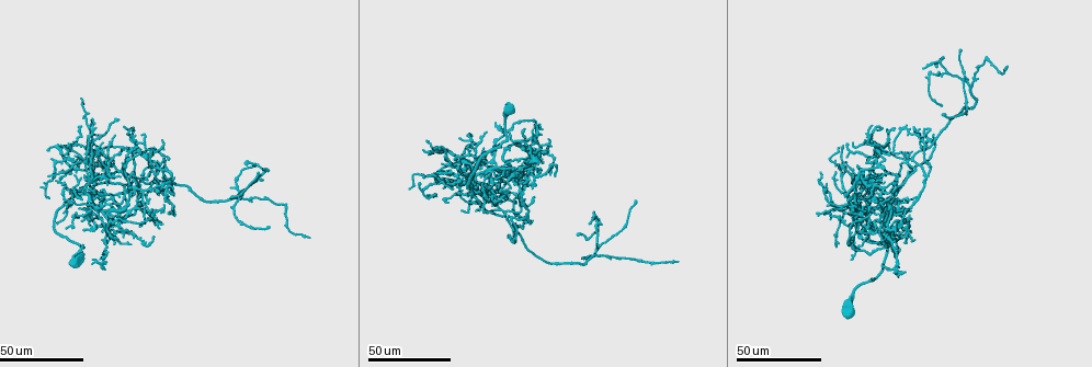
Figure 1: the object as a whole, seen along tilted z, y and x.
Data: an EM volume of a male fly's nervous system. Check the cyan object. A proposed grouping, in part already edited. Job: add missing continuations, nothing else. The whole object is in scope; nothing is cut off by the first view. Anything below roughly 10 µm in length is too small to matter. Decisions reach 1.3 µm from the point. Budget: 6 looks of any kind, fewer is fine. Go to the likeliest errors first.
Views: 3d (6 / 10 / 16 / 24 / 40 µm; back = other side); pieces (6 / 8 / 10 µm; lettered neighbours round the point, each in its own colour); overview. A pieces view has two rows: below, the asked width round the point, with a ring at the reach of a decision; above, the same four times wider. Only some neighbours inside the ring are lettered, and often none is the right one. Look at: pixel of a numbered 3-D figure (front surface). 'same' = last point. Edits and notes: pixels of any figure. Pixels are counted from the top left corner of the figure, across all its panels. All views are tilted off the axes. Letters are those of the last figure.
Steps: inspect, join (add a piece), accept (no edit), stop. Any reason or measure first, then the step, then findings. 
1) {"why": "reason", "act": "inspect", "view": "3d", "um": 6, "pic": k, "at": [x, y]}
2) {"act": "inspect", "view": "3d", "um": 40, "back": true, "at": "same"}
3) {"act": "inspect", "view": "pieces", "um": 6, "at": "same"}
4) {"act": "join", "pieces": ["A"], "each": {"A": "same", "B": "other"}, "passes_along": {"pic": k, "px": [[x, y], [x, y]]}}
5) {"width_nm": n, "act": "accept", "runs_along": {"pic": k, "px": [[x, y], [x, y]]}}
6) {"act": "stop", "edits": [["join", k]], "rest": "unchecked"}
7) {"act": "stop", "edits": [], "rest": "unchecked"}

{"why": "free end", "act": "inspect", "view": "3d", "um": 40, "pic": 1, "at": [135, 175]}

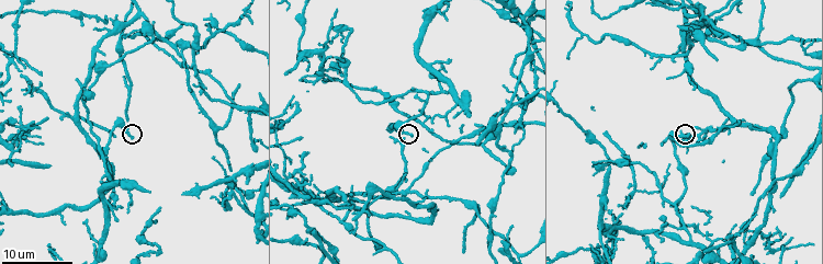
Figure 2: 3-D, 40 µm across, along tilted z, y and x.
{"act": "inspect", "view": "pieces", "um": 8, "pic": 2, "at": [131, 137]}

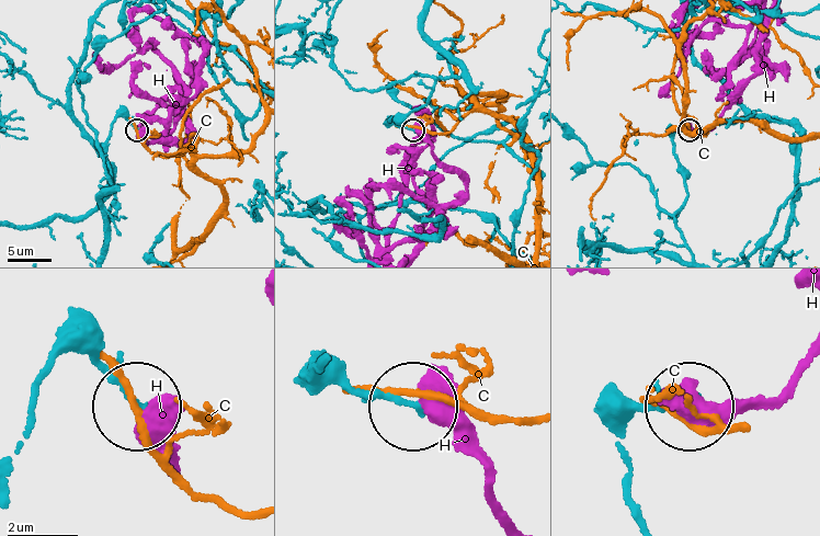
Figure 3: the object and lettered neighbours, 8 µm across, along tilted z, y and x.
{"act": "accept", "each": {"C": "other", "H": "other"}, "runs_along": {"pic": 3, "px": [[111, 207], [111, 124], [122, 116], [137, 130]]}, "found": "no lettered piece goes on from it"}

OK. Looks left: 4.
{"why": "thick end", "act": "inspect", "view": "3d", "um": 16, "pic": 2, "at": [113, 194]}

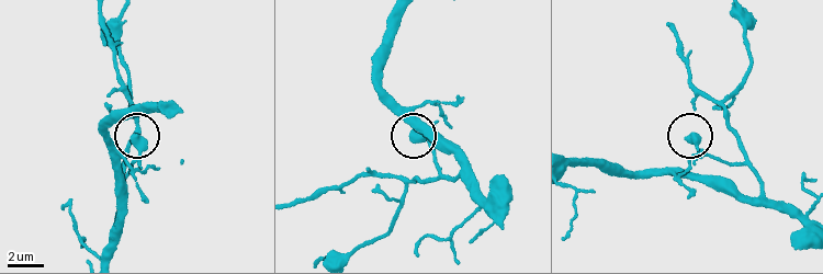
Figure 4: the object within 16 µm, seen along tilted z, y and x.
{"why": "what lies round it", "act": "inspect", "view": "pieces", "um": 8, "pic": 4, "at": [413, 137]}

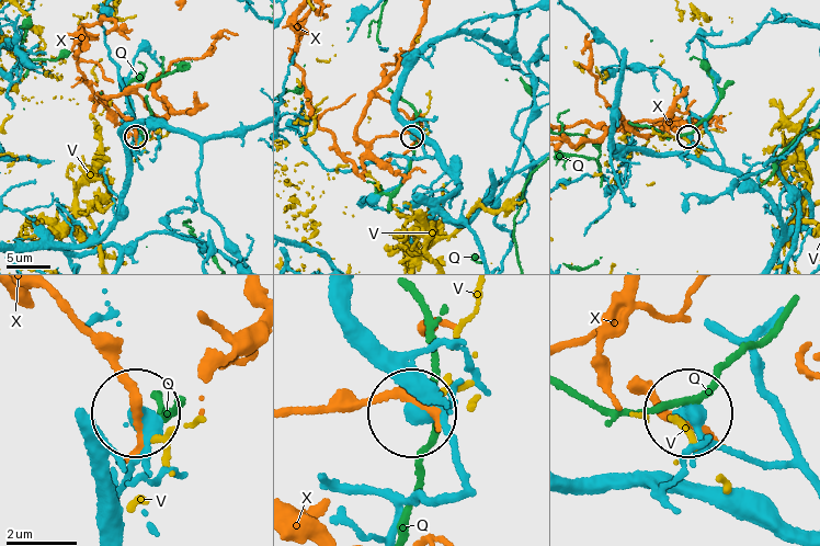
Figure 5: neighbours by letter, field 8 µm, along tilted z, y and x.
{"act": "accept", "each": {"Q": "other", "V": "other", "X": "other"}, "runs_along": {"pic": 5, "px": [[799, 473], [728, 450], [692, 412]]}, "found": "none of them fits"}

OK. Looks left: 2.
{"act": "inspect", "view": "3d", "um": 16, "pic": 2, "at": [78, 78]}

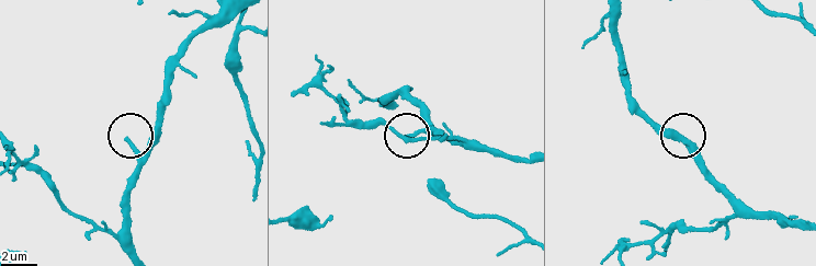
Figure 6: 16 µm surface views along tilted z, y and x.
{"act": "inspect", "view": "pieces", "um": 8, "pic": 6, "at": [129, 140]}

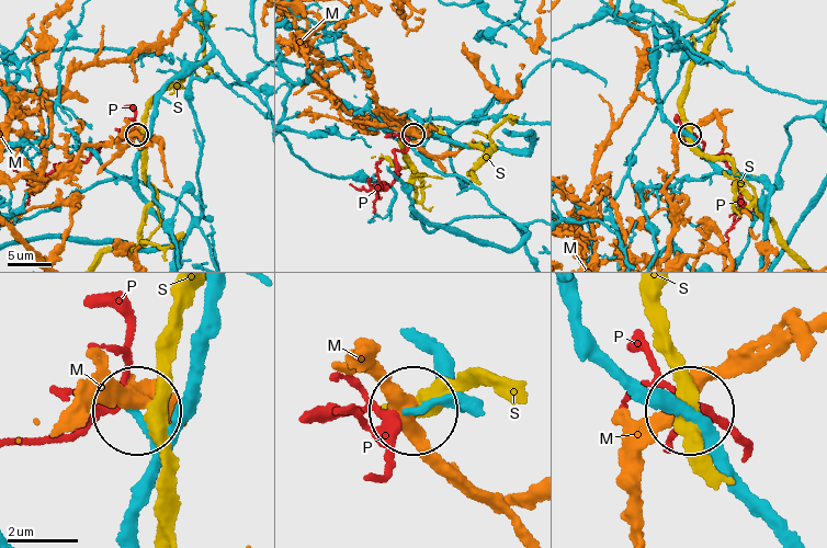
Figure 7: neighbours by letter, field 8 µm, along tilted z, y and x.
{"act": "accept", "each": {"M": "other", "P": "other", "S": "other"}, "runs_along": {"pic": 7, "px": [[480, 413], [445, 400], [414, 408]]}, "found": "no lettered piece goes on from it"}

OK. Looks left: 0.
{"act": "stop", "edits": [], "rest": "unchecked"}

